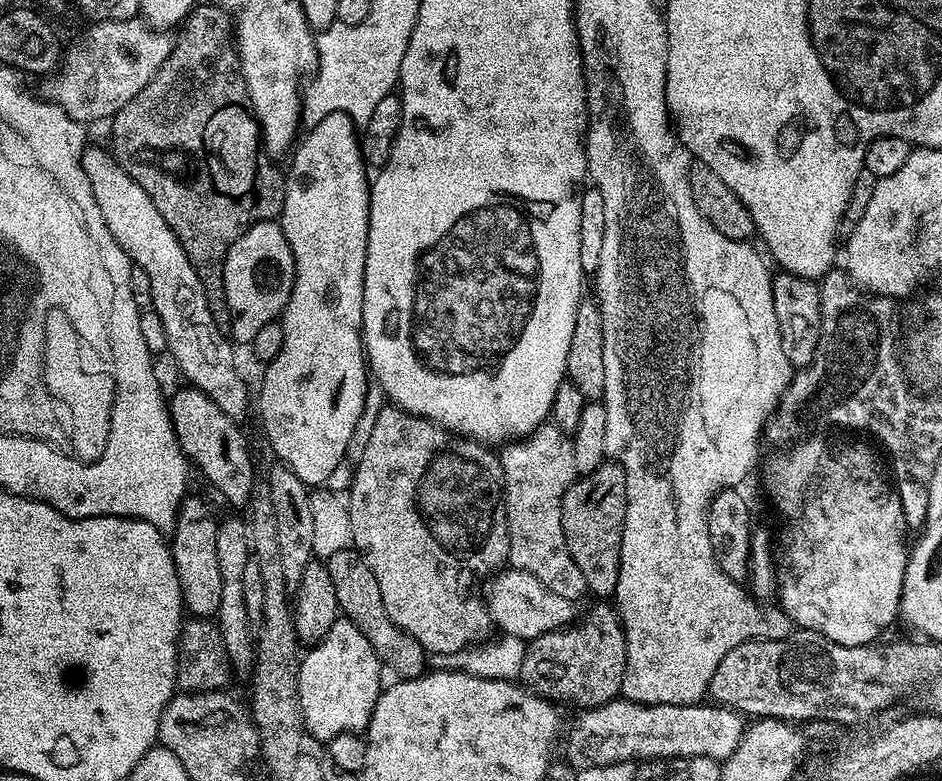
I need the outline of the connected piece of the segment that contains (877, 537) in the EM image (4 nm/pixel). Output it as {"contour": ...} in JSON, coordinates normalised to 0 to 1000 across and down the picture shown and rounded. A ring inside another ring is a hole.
{"contour":[[[860,561],[842,567],[835,576],[821,577],[824,580],[811,594],[811,625],[815,629],[821,648],[828,654],[829,663],[837,670],[837,677],[828,686],[828,707],[826,702],[826,711],[822,717],[826,768],[828,763],[827,777],[839,790],[846,805],[855,809],[867,809],[881,822],[890,822],[894,827],[925,826],[927,821],[933,821],[939,813],[937,812],[938,804],[945,803],[955,789],[955,762],[966,706],[966,686],[964,691],[966,677],[960,662],[955,634],[951,630],[936,589],[936,595],[934,595],[934,589],[930,585],[931,575],[925,567],[921,567],[923,570],[874,569],[873,565],[866,562],[870,561]]]}

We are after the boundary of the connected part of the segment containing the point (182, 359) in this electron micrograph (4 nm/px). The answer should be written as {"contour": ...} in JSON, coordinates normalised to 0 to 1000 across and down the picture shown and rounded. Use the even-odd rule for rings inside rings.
{"contour":[[[91,188],[86,198],[87,218],[99,239],[113,294],[117,294],[121,310],[125,310],[137,334],[155,346],[159,356],[160,398],[172,407],[180,456],[187,460],[192,479],[203,496],[214,499],[214,504],[219,504],[219,510],[223,510],[223,515],[245,538],[258,539],[263,528],[263,497],[251,478],[247,442],[223,402],[217,367],[202,330],[197,330],[197,320],[193,320],[189,305],[185,305],[185,294],[176,287],[176,279],[172,279],[161,250],[140,227],[135,214],[132,216],[127,211],[131,209],[114,188],[110,190]]]}

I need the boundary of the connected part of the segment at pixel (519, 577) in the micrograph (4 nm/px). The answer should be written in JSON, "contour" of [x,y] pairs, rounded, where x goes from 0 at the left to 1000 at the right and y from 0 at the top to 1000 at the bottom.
{"contour":[[[536,726],[528,731],[518,745],[518,789],[528,805],[532,804],[530,808],[536,814],[563,822],[581,809],[602,805],[613,793],[613,775],[608,770],[584,755],[579,748],[571,745],[567,735],[555,732],[552,727]]]}

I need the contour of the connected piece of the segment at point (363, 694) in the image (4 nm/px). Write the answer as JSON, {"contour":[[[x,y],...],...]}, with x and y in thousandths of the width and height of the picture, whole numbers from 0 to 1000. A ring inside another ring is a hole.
{"contour":[[[358,791],[350,812],[322,836],[316,863],[316,894],[323,915],[323,936],[340,950],[359,940],[385,939],[406,885],[406,851],[393,822],[368,791]]]}

